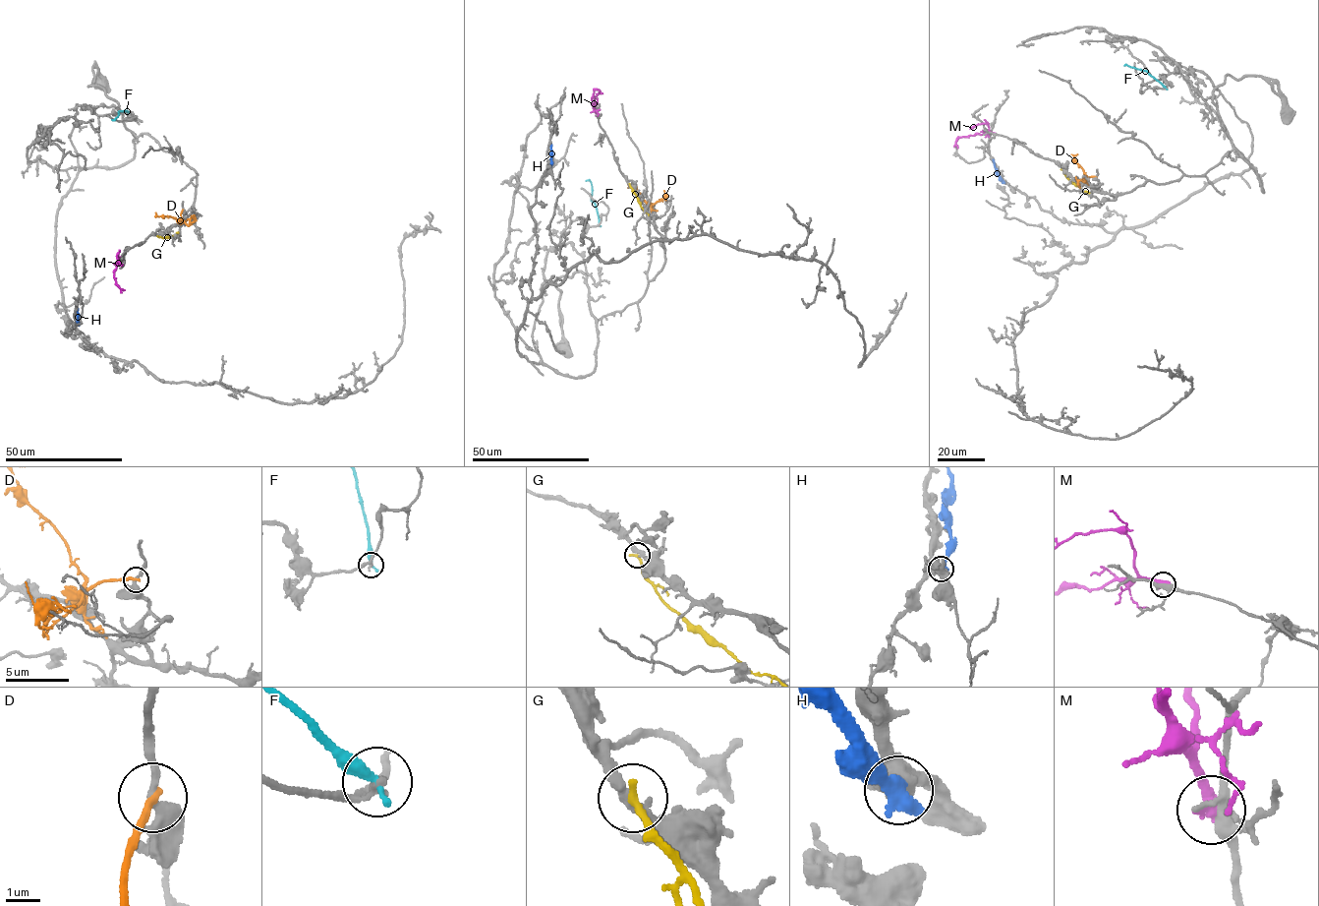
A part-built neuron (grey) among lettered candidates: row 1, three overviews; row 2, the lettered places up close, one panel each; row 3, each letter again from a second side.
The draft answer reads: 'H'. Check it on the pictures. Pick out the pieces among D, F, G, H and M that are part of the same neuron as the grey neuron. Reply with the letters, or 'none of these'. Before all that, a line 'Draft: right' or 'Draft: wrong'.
Draft: wrong
none of these

